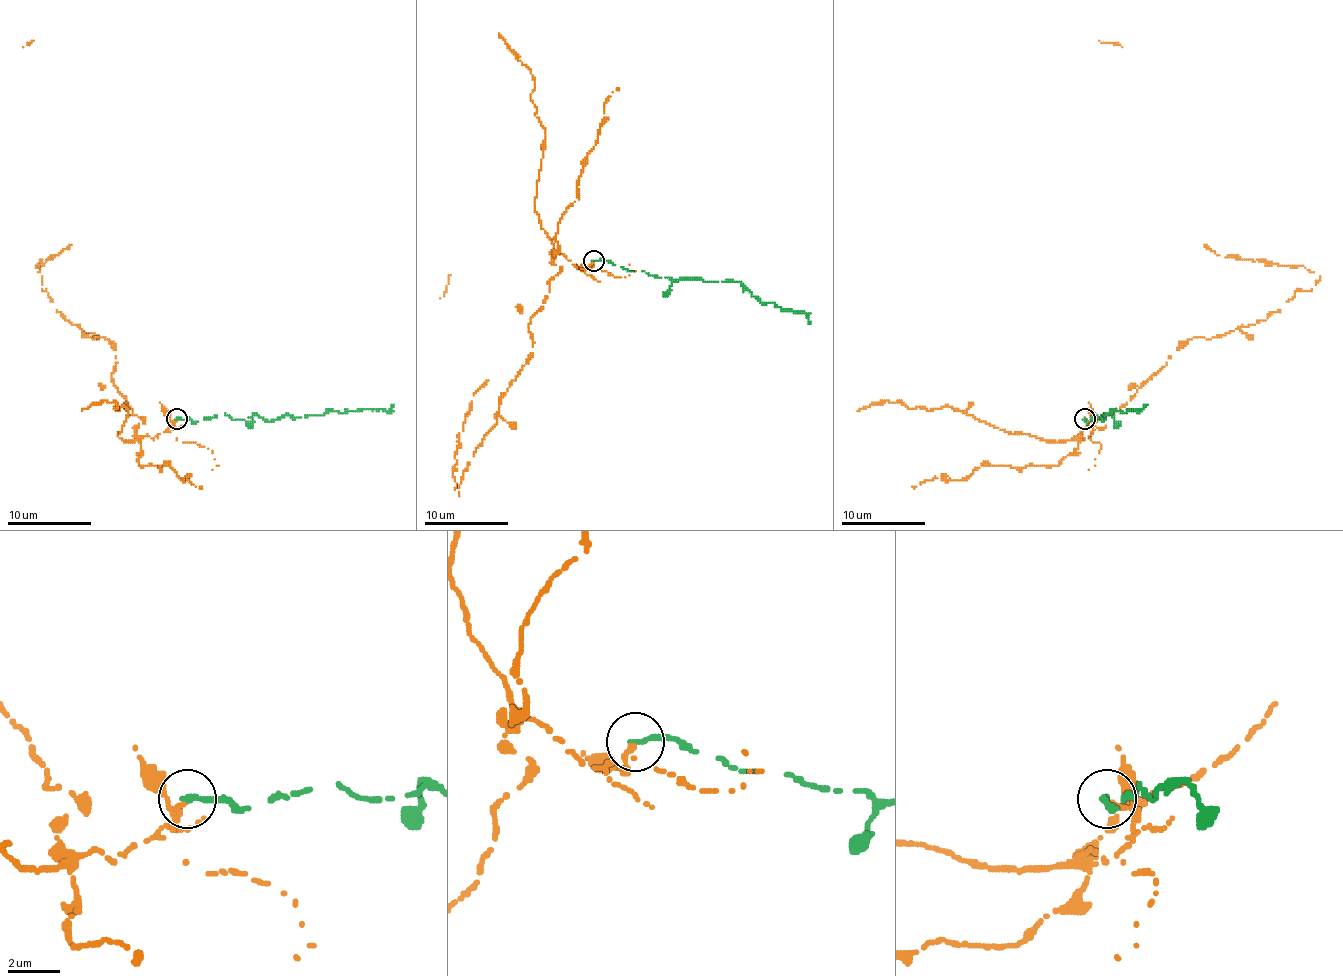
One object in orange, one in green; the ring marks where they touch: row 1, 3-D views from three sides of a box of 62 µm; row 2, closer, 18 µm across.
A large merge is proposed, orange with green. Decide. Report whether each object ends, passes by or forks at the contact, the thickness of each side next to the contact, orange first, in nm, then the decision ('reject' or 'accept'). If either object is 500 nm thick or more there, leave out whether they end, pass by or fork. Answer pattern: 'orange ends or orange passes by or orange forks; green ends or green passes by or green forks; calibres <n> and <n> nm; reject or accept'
orange ends; green ends; calibres 220 and 240 nm; reject

